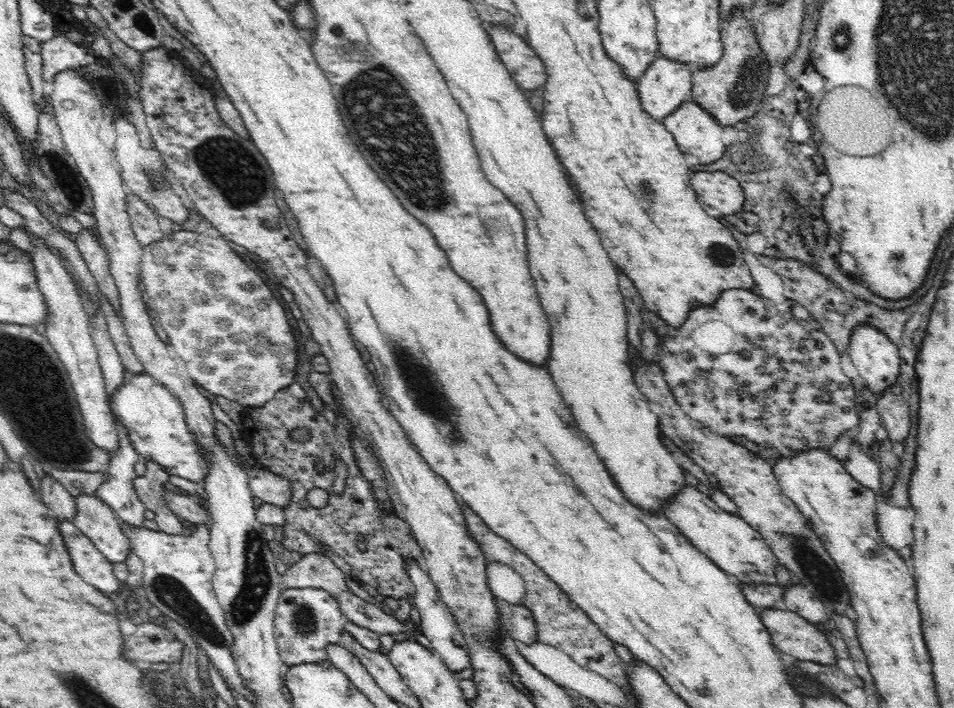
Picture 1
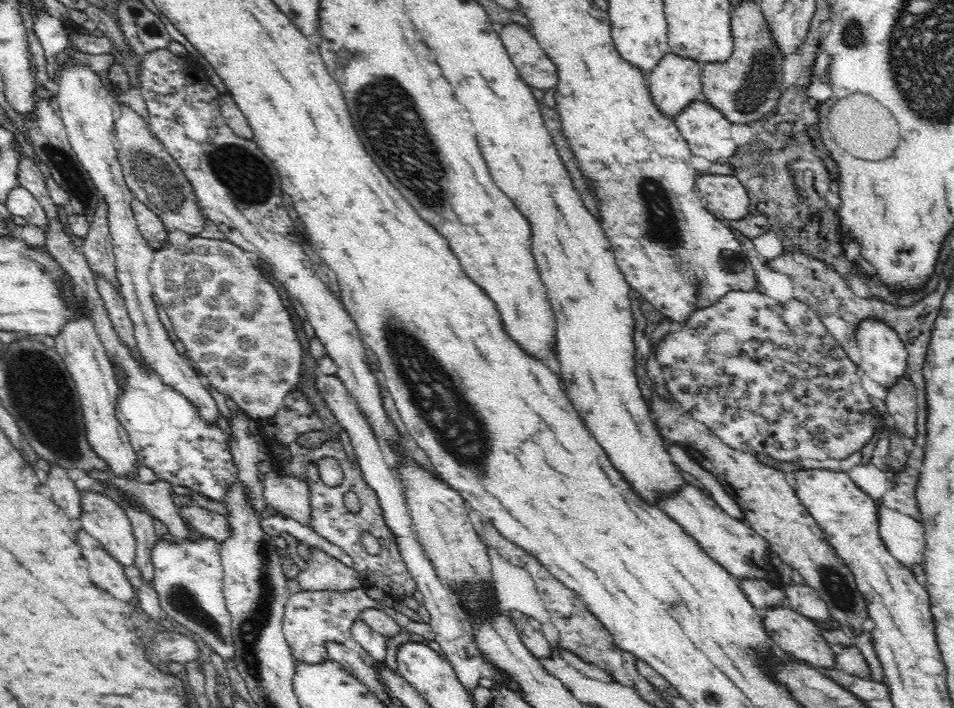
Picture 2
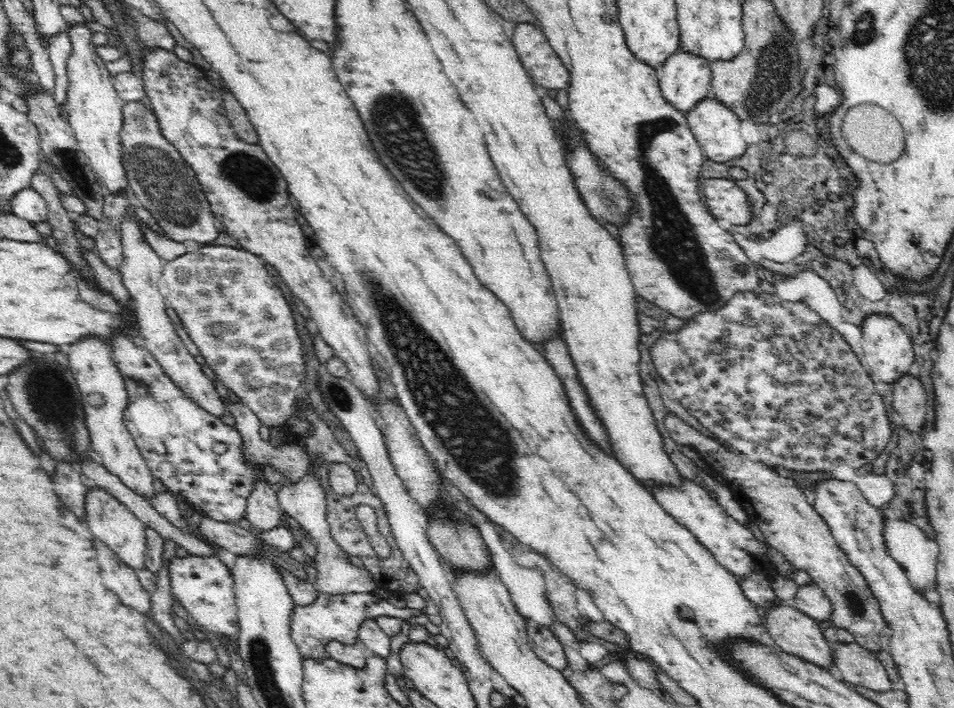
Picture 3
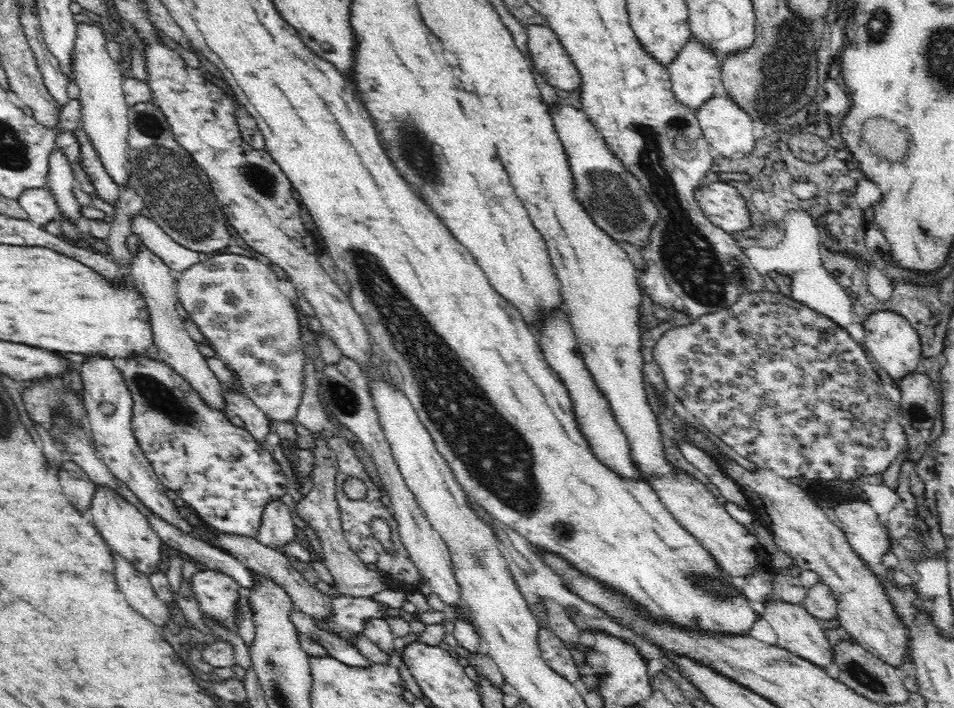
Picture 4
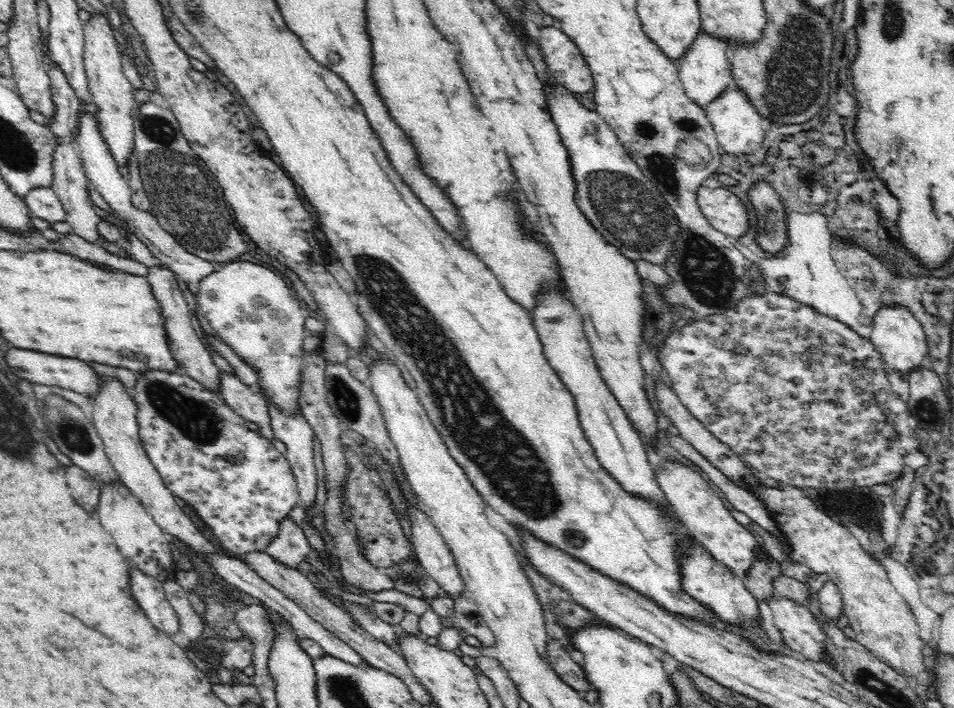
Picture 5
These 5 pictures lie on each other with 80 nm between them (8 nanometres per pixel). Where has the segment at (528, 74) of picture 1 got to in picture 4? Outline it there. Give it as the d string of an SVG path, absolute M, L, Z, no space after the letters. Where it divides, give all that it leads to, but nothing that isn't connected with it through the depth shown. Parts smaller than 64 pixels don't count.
M528 25L528 46L533 63L548 84L569 93L582 86L583 78L571 56L551 28Z

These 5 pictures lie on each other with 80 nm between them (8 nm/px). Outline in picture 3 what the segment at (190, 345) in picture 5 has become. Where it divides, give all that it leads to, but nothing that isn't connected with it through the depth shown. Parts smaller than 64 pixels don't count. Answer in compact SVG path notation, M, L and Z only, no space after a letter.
M130 212L127 217L123 218L121 231L124 260L120 271L124 286L128 289L131 298L130 306L134 311L134 316L138 317L140 345L156 358L170 379L196 404L199 404L203 410L207 410L210 414L221 417L226 409L225 401L218 395L216 383L212 382L210 375L206 373L206 370L203 370L202 365L196 361L196 357L192 356L185 346L181 330L170 314L167 298L164 298L162 291L160 291L160 282L163 280L161 277L161 262L163 260L146 243L134 212Z

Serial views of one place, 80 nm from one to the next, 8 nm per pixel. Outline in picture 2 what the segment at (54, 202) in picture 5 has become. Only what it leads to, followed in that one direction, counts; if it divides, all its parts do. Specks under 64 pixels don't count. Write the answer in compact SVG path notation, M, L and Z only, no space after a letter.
M24 187L13 188L8 193L5 205L11 215L23 218L26 223L36 224L42 229L48 226L47 212L38 199Z

